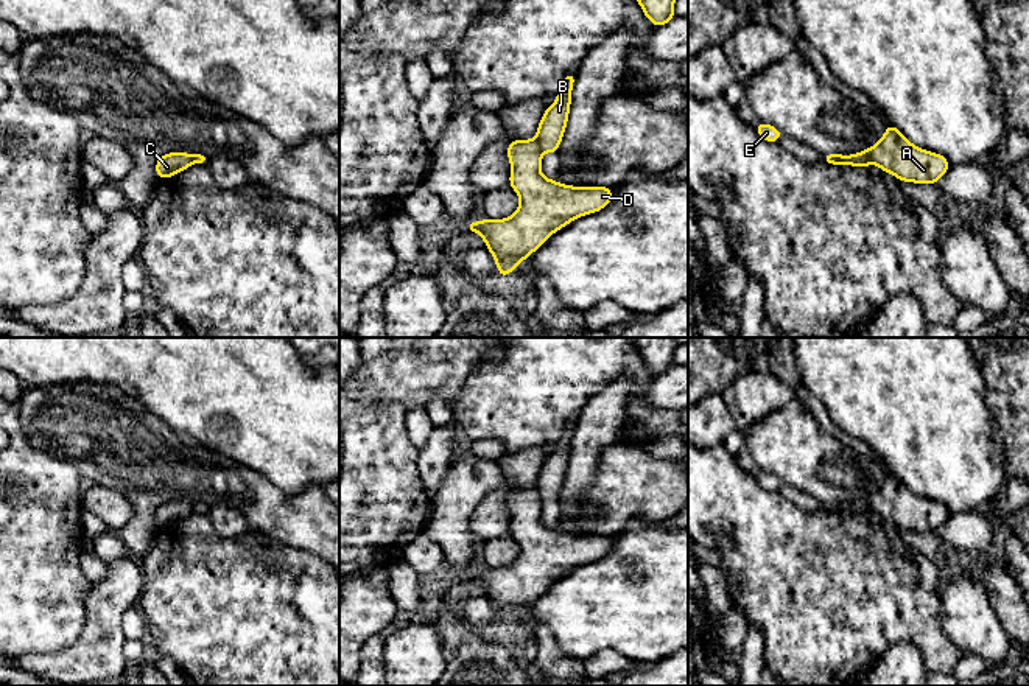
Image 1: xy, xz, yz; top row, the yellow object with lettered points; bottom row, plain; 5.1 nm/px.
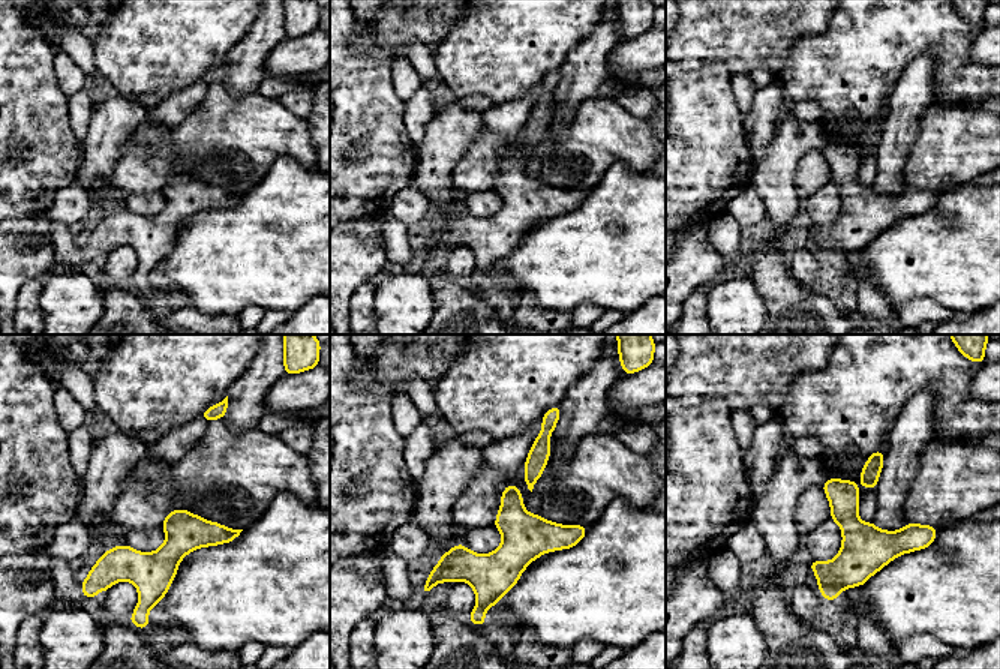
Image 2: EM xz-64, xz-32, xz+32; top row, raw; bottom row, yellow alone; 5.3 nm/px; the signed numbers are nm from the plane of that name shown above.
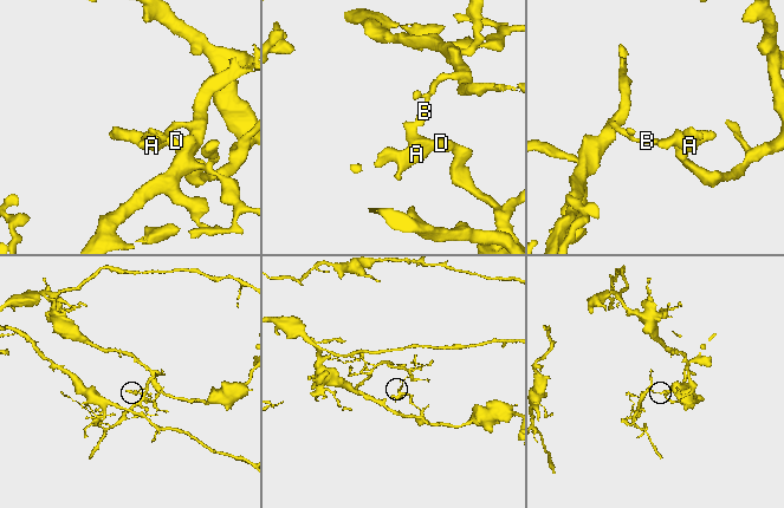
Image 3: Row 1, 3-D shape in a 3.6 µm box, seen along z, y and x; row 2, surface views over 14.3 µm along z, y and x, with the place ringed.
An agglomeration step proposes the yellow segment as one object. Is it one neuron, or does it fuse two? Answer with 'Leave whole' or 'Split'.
Split

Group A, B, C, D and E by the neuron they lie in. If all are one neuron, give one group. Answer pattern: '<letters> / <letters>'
A C D / B E

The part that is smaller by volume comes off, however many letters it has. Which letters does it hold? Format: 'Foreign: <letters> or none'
Foreign: B, E

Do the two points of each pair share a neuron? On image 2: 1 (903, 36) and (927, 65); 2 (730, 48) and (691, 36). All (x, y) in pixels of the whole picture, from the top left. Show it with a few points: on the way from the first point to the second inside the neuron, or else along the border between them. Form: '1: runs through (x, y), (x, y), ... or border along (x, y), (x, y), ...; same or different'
1: border along (934, 53), (919, 53), (897, 81); different
2: runs through (721, 39), (718, 36), (700, 36); same

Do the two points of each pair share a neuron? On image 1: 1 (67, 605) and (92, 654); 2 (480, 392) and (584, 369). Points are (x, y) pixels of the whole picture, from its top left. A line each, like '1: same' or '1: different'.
1: different
2: same

